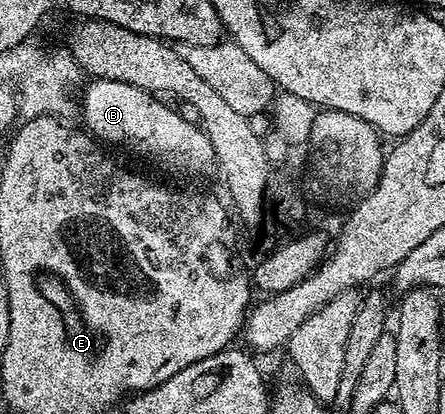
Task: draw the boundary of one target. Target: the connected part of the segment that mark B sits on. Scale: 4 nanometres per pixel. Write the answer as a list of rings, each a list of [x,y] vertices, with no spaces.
[[[92,78],[87,82],[82,124],[97,140],[109,145],[125,144],[138,155],[153,160],[158,167],[177,172],[180,176],[196,176],[199,172],[213,171],[216,164],[214,146],[204,129],[184,118],[176,108],[163,104],[164,100],[159,95],[124,81]]]

